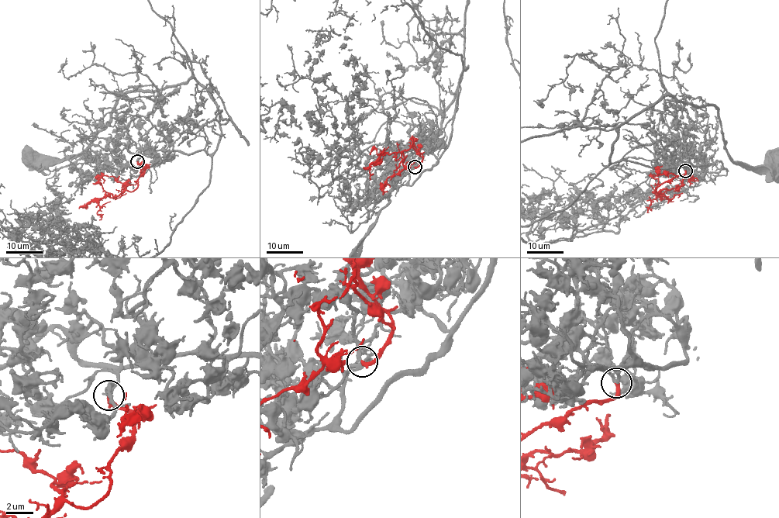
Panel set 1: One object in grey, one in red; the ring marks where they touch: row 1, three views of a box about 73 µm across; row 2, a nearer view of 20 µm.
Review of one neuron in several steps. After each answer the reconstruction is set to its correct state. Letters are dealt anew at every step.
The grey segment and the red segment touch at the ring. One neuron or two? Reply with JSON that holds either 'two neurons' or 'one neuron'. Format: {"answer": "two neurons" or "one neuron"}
{"answer": "one neuron"}

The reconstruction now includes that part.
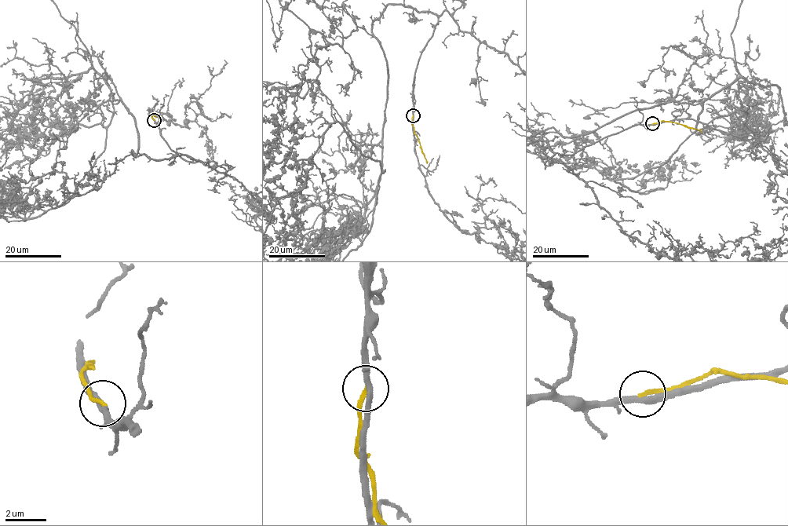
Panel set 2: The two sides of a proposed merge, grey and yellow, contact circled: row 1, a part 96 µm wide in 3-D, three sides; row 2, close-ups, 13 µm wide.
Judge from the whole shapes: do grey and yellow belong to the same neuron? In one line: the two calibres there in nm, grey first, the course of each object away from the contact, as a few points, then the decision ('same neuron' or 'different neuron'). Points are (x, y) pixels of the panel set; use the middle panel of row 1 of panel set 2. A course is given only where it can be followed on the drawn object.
300/190 nm | grey via (413, 116), (414, 71), (437, 16), (388, 5), (372, 31), (387, 68), (381, 180) | yellow via (413, 115), (414, 133), (427, 163) | different neuron

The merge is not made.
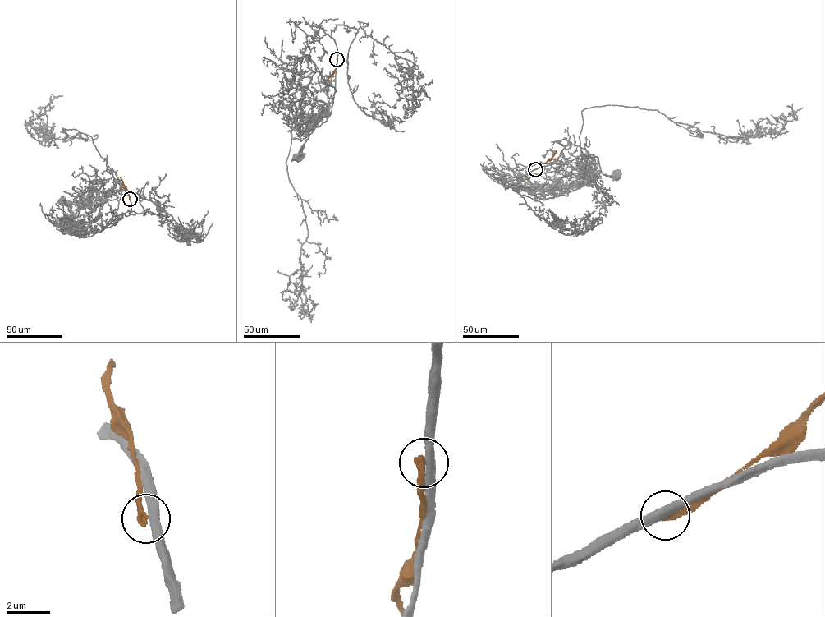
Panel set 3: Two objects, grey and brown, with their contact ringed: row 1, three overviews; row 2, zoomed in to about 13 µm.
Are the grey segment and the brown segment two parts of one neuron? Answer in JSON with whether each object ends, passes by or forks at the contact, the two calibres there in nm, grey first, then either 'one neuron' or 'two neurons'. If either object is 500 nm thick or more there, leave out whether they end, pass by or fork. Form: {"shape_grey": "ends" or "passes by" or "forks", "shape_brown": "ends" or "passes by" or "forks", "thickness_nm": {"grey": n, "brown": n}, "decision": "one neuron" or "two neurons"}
{"shape_grey": "passes by", "shape_brown": "ends", "thickness_nm": {"grey": 400, "brown": 320}, "decision": "two neurons"}

